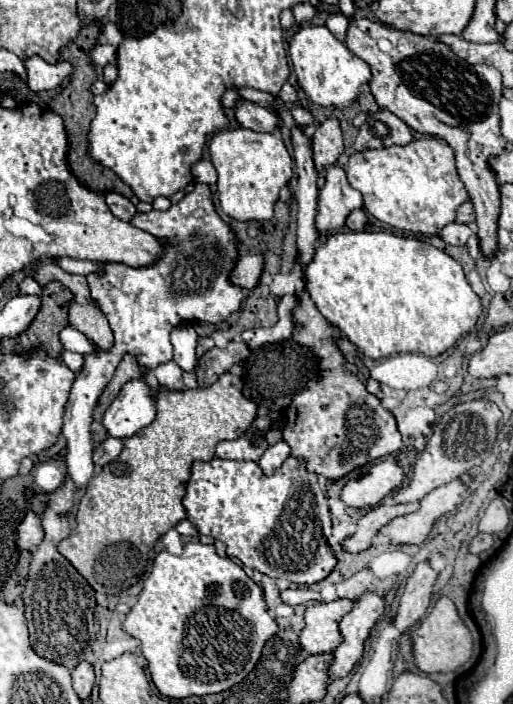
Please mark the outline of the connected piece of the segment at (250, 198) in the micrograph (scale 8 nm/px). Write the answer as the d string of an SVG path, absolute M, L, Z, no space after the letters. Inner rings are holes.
M247 128L221 130L213 136L209 152L219 174L217 192L221 210L239 222L271 220L273 206L279 200L279 190L293 174L293 160L279 134L259 134Z

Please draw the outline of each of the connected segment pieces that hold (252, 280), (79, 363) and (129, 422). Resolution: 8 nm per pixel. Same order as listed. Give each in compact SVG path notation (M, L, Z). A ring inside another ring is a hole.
M239 252L239 258L233 266L233 272L229 274L229 282L233 286L253 290L259 284L261 272L263 272L263 256L261 254L245 254Z
M63 352L63 362L73 370L73 372L79 372L85 364L85 358L81 354L75 354L75 352Z
M145 380L127 382L103 414L101 424L107 436L125 440L151 424L155 418L153 392L157 392L157 388L149 386Z

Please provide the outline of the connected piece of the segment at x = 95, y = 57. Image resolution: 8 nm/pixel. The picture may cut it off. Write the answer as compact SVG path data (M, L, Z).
M95 44L89 50L89 58L91 62L95 62L97 66L105 66L105 64L117 64L117 56L115 56L115 46L109 44Z

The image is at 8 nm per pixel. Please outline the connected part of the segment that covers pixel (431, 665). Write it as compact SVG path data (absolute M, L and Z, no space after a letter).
M441 596L435 604L435 608L421 620L421 624L413 630L413 656L415 666L425 672L453 672L459 666L463 666L473 654L473 642L467 626L457 614L457 608L451 598Z

